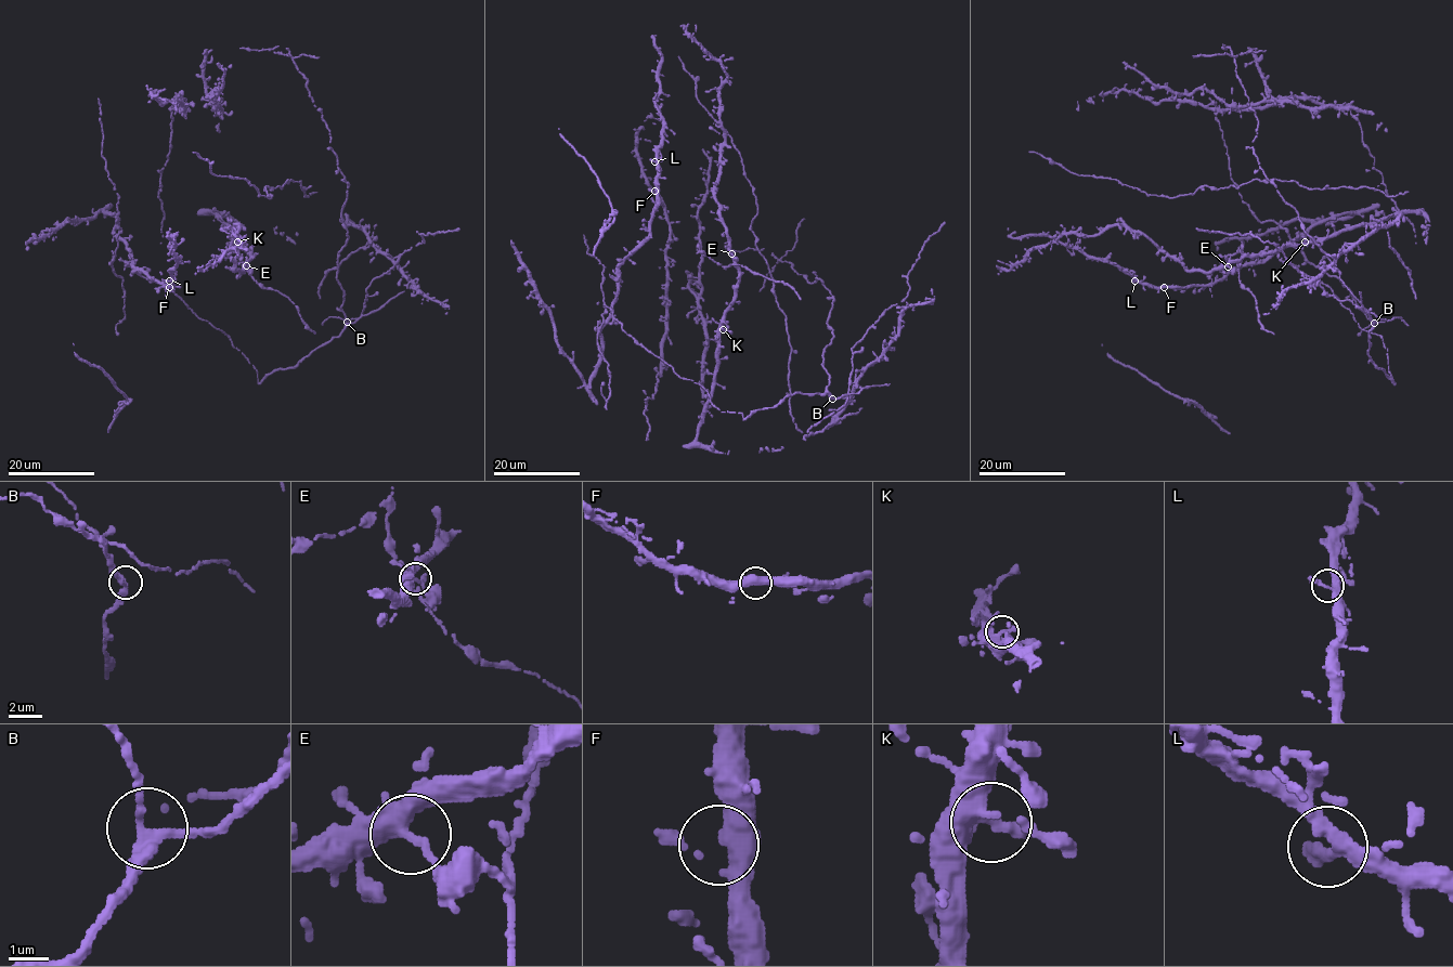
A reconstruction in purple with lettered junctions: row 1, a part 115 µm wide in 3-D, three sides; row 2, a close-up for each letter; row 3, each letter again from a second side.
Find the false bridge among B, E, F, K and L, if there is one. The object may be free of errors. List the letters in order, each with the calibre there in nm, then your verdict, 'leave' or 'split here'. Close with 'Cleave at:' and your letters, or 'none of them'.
B: 280 nm thick; leave
E: 280 nm thick; split here
F: 340 nm thick; leave
K: 280 nm thick; leave
L: 260 nm thick; leave
Cleave at: E

